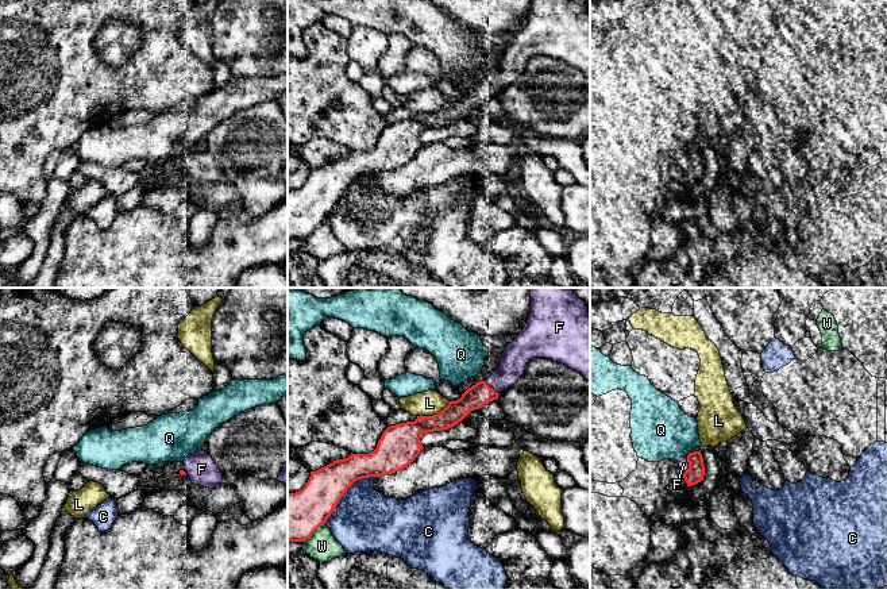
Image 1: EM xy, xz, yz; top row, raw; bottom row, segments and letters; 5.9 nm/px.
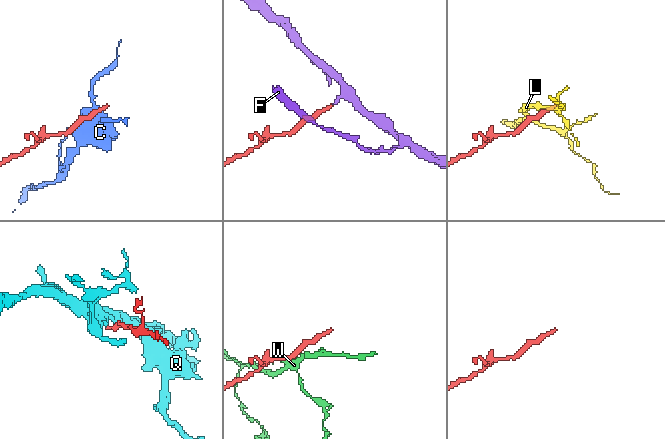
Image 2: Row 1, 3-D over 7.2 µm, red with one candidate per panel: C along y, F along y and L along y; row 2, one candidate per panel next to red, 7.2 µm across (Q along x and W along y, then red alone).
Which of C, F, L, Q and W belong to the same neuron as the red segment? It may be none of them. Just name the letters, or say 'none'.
F

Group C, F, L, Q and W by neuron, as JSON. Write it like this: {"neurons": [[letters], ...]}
{"neurons": [["C"], ["F"], ["L"], ["Q"], ["W"]]}

